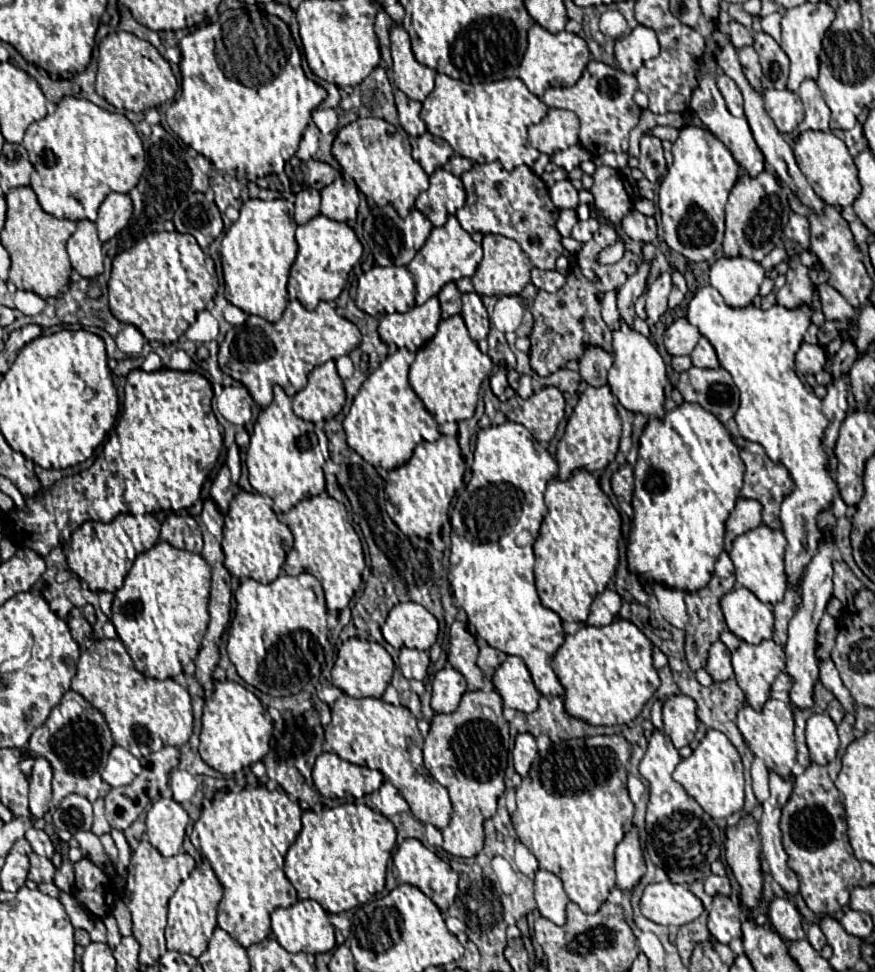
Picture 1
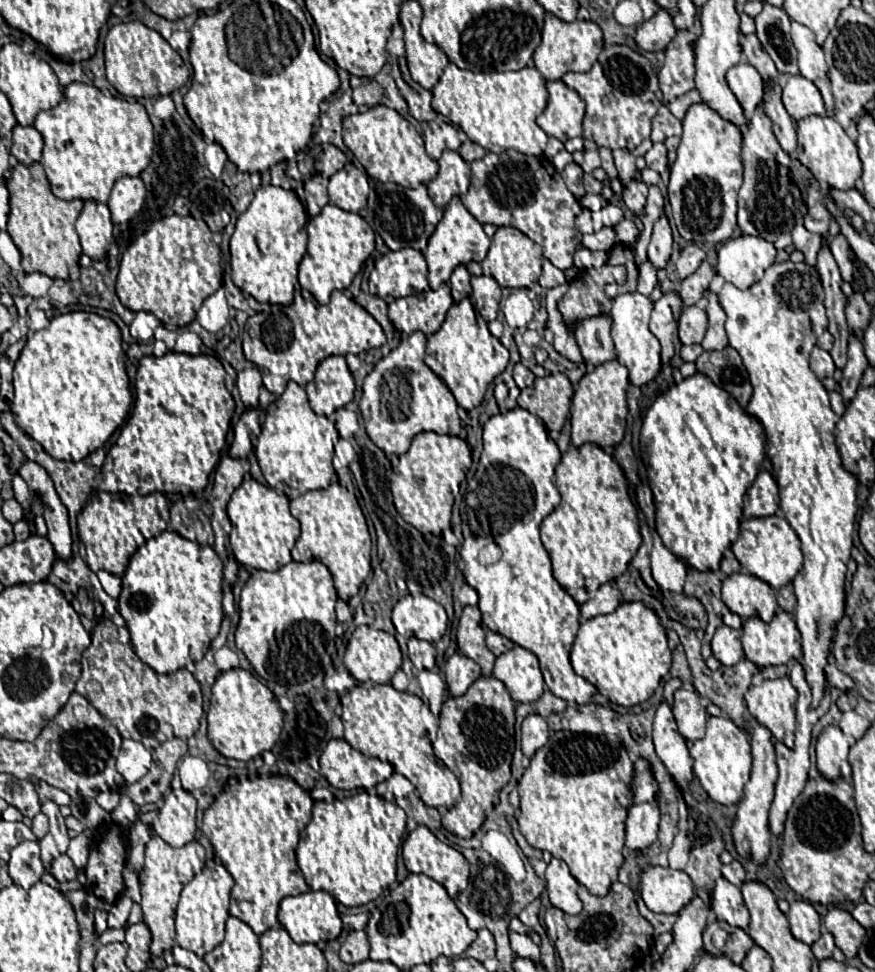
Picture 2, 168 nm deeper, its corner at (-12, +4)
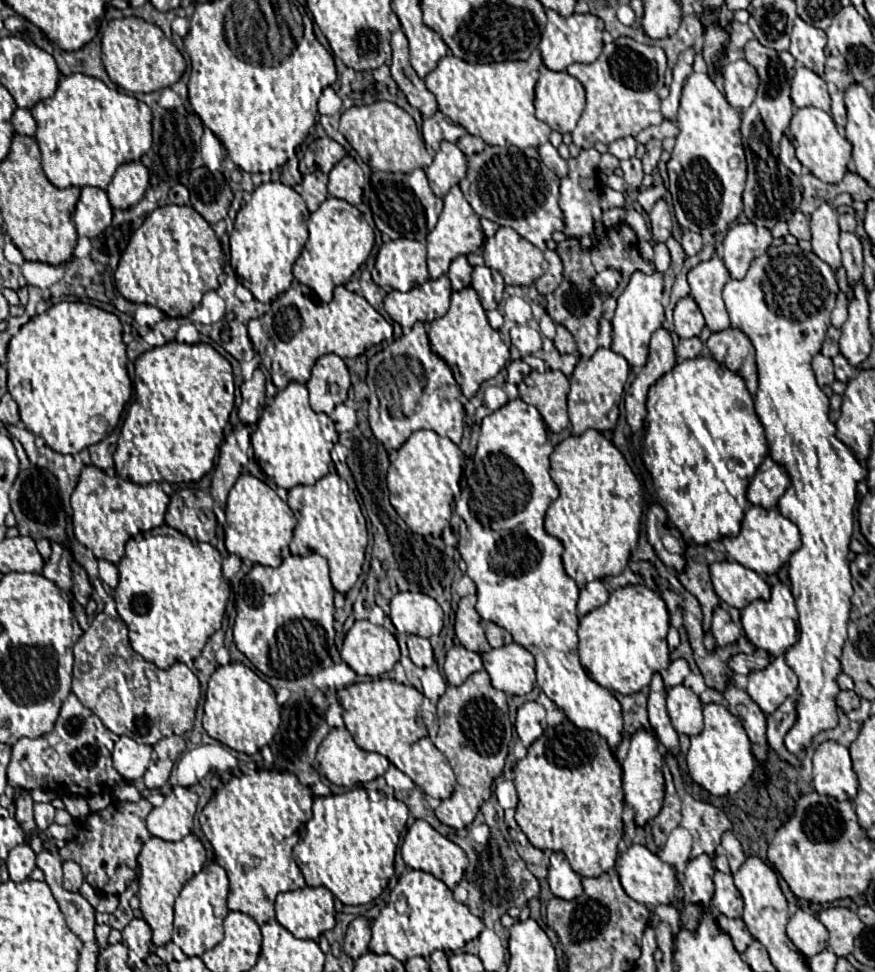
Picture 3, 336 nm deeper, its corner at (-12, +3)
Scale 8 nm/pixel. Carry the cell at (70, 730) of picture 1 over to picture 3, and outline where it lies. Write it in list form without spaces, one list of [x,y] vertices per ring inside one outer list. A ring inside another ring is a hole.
[[[70,694],[62,704],[52,732],[36,740],[20,738],[20,742],[12,746],[8,784],[12,788],[44,788],[54,794],[76,794],[84,798],[100,792],[110,792],[112,786],[122,780],[122,776],[112,766],[114,740],[116,736],[100,722],[100,718],[74,694]]]

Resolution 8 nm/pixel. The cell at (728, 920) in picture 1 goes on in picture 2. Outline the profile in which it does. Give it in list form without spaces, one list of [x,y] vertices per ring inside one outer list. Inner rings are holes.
[[[724,877],[714,883],[710,903],[718,921],[728,921],[728,925],[740,925],[740,929],[748,927],[750,915],[744,905],[744,899],[740,897],[740,889]]]

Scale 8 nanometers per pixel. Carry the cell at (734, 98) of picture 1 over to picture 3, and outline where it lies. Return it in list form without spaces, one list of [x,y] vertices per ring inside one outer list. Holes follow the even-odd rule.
[[[736,60],[724,68],[724,96],[734,108],[746,110],[756,98],[758,84],[756,68],[746,60]]]

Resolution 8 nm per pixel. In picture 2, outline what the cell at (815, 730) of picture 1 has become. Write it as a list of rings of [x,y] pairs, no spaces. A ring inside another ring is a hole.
[[[826,727],[816,741],[816,765],[820,775],[828,781],[852,781],[852,769],[848,763],[848,749],[854,743],[844,735],[840,727]]]

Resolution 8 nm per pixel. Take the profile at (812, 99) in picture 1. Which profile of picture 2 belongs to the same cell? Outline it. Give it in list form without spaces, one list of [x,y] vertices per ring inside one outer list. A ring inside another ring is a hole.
[[[792,21],[792,41],[794,41],[794,47],[798,51],[800,75],[810,79],[820,89],[824,103],[826,103],[826,109],[828,109],[828,115],[832,115],[834,99],[832,99],[832,91],[830,91],[828,67],[824,61],[822,47],[816,43],[814,33],[810,29],[796,23],[796,21]]]

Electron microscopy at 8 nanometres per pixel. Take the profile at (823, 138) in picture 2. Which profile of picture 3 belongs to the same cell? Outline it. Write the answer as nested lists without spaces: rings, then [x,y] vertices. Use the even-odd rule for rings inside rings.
[[[812,106],[796,110],[790,120],[788,138],[794,144],[796,156],[802,162],[802,166],[810,168],[810,172],[822,182],[836,184],[848,172],[848,162],[852,158],[852,144],[836,130],[832,116],[826,114],[824,110],[816,110]]]

